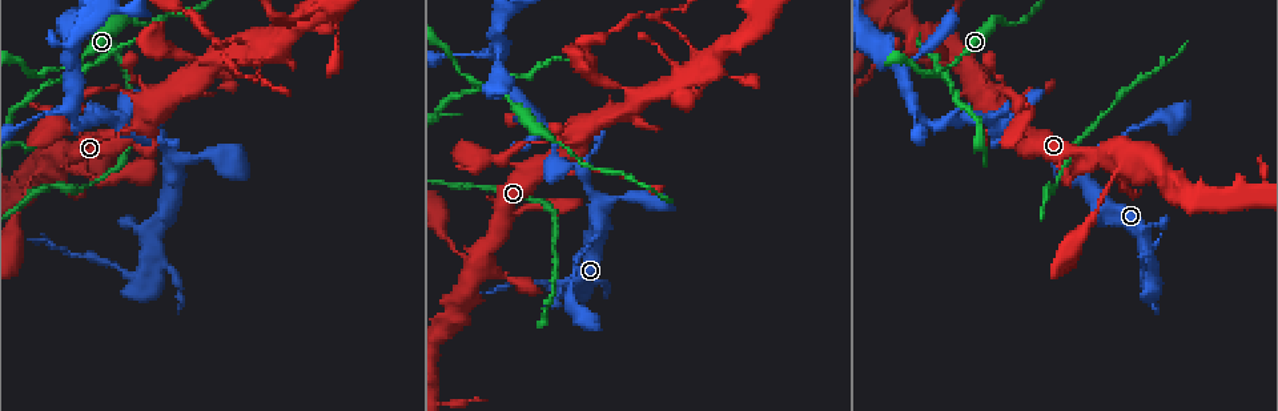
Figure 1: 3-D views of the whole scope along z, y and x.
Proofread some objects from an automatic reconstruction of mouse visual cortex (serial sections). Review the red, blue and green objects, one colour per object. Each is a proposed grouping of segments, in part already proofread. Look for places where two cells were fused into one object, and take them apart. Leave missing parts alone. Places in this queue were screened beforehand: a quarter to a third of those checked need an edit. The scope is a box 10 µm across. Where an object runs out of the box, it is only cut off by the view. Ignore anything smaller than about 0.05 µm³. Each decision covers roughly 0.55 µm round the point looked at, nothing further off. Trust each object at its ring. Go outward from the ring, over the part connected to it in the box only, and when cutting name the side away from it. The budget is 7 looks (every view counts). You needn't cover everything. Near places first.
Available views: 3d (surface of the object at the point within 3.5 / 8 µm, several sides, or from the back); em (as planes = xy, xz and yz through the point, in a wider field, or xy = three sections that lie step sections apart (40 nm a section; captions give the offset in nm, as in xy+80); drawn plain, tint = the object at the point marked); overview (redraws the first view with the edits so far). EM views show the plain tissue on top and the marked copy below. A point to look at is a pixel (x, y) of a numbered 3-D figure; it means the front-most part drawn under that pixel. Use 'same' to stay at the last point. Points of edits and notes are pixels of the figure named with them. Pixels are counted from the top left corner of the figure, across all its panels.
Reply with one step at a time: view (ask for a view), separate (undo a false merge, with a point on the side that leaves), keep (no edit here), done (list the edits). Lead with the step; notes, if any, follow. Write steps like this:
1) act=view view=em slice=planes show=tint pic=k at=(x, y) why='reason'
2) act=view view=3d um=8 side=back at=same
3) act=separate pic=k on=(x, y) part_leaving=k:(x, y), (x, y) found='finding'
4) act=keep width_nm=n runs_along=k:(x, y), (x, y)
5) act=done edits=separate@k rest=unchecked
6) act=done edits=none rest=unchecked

act=view view=3d um=3.5 side=back pic=1 at=(483, 257) why='four or more arms meet'

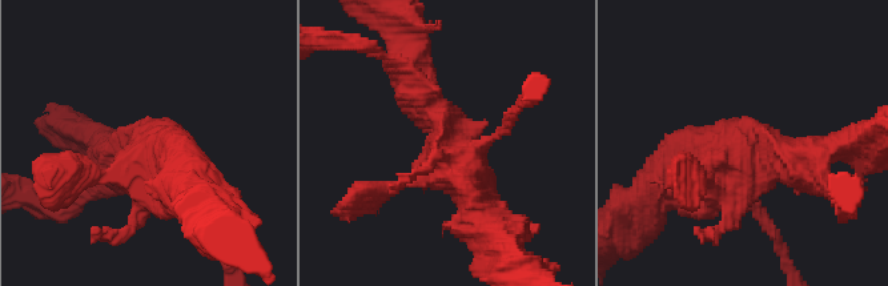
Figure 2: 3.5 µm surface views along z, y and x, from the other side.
act=view view=em slice=planes show=tint pic=2 at=(145, 157) why='shape alone is not enough'

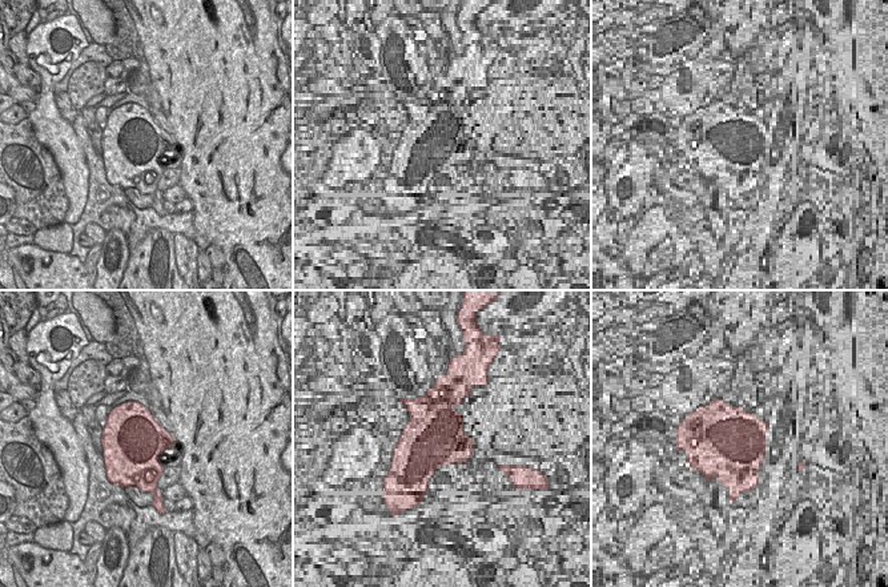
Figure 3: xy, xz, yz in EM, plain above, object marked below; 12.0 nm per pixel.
act=view view=em slice=xy step=1 show=tint at=same why='another direction'

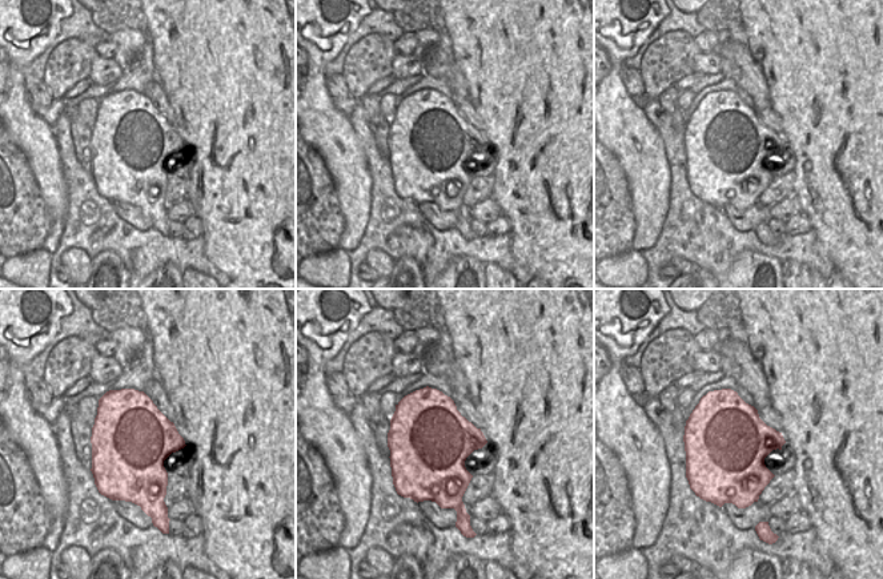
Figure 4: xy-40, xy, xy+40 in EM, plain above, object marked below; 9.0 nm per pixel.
act=keep width_nm=750 runs_along=2:(413, 89), (487, 233) found='one cell here'

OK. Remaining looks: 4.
act=view view=3d um=3.5 side=back pic=1 at=(27, 122) why='sudden change in width'

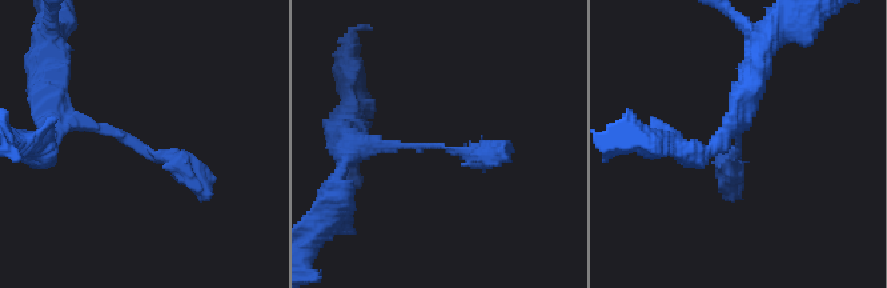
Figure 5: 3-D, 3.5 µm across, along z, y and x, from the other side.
act=view view=em slice=planes show=tint pic=5 at=(441, 148) arm_widths_nm=200,300 why='now the EM'

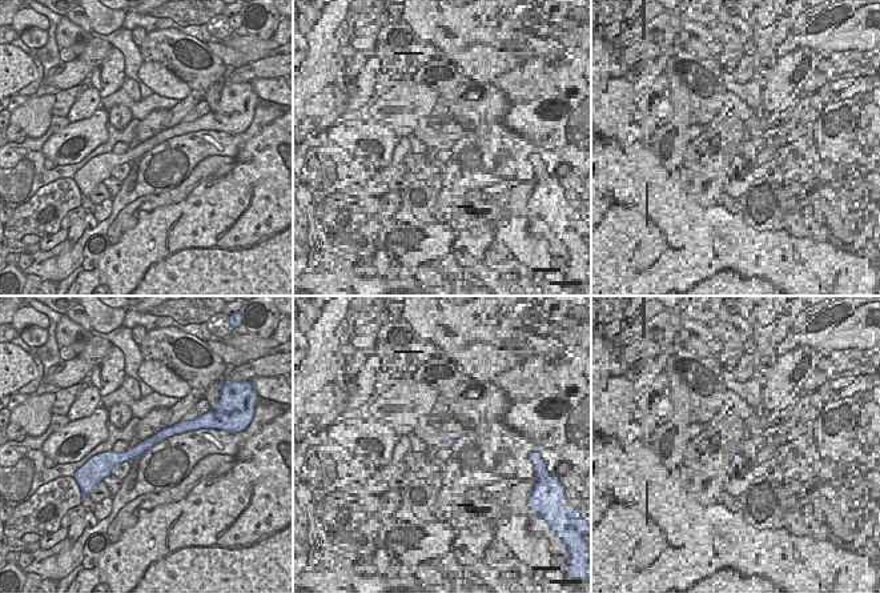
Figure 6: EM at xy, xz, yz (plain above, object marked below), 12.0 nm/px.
act=keep runs_along=5:(49, 119), (136, 139), (193, 192) found='one cell here'

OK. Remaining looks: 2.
act=view view=3d um=3.5 pic=1 at=(948, 65) why='a fork'

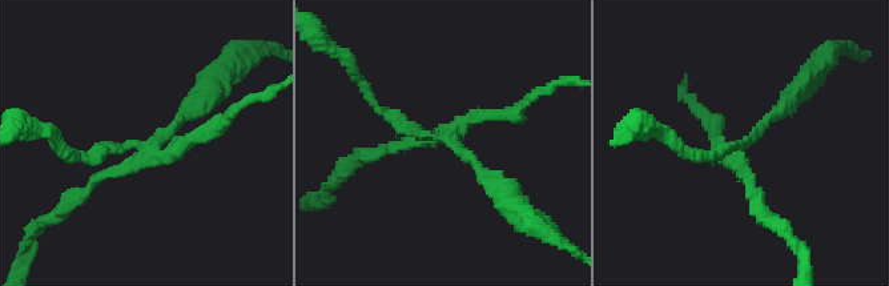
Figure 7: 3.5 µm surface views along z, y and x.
act=view view=em slice=xy step=1 show=tint pic=7 at=(453, 147) why='now the EM'

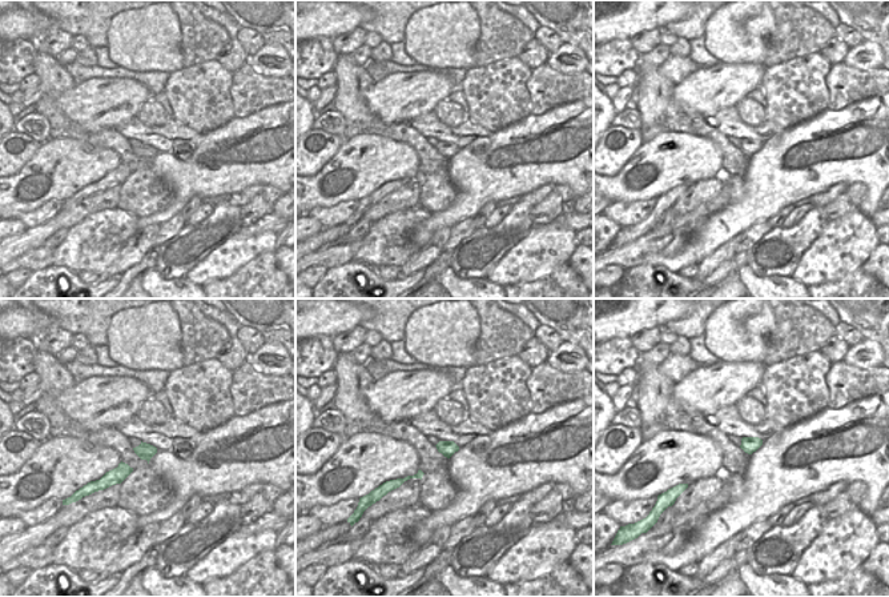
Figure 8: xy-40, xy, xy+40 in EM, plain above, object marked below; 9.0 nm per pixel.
act=separate pic=7 on=(194, 135) part_leaving=7:(157, 145), (141, 161), (109, 169), (52, 218) found='two cells meet here'

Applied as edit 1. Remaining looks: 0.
act=done edits=separate@7 rest=unchecked

